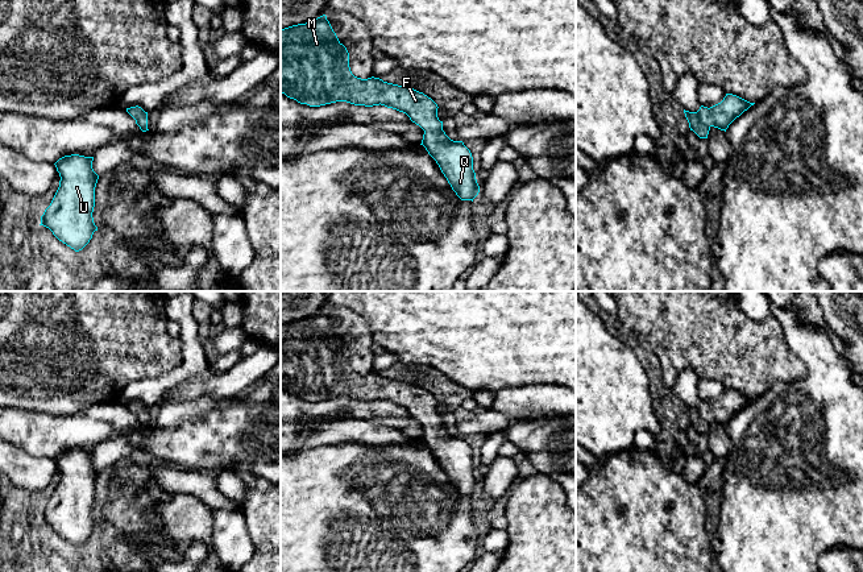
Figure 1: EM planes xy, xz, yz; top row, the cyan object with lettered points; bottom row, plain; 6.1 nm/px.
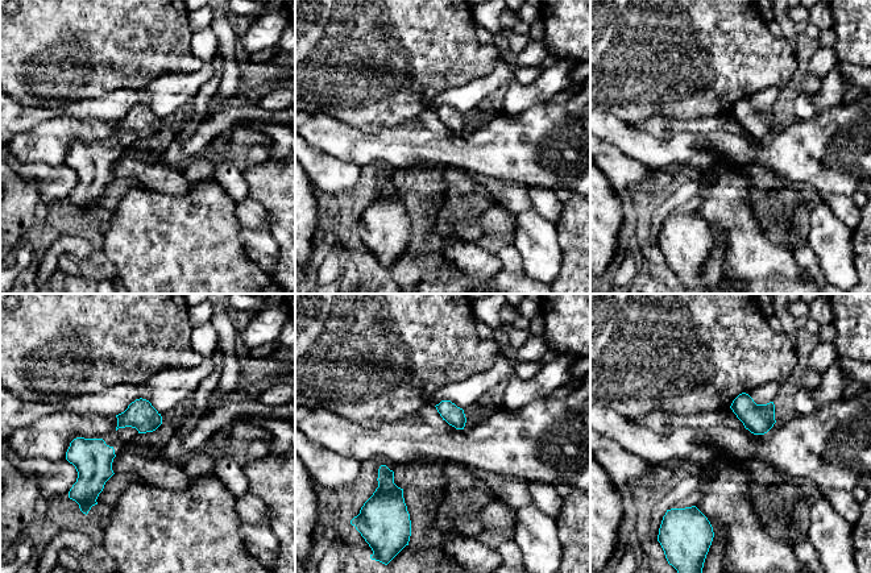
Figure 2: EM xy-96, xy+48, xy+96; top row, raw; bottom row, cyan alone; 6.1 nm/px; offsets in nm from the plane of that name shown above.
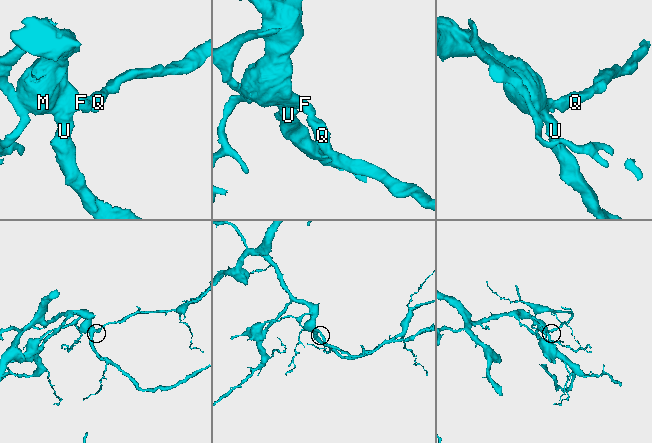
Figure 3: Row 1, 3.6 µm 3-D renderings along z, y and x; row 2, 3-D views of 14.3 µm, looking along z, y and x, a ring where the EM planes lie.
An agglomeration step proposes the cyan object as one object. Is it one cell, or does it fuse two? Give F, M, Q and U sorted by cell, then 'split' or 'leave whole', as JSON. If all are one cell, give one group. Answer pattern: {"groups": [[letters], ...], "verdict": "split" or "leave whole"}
{"groups": [["F", "M", "Q", "U"]], "verdict": "leave whole"}

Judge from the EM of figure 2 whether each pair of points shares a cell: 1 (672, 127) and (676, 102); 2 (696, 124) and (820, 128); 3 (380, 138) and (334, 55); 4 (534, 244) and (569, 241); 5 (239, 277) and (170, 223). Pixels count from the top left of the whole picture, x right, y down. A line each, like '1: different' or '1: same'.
1: different
2: different
3: different
4: different
5: same

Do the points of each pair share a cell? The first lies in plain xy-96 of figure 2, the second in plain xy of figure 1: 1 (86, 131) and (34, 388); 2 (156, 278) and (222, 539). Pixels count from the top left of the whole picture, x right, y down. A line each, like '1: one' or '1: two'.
1: two
2: two

